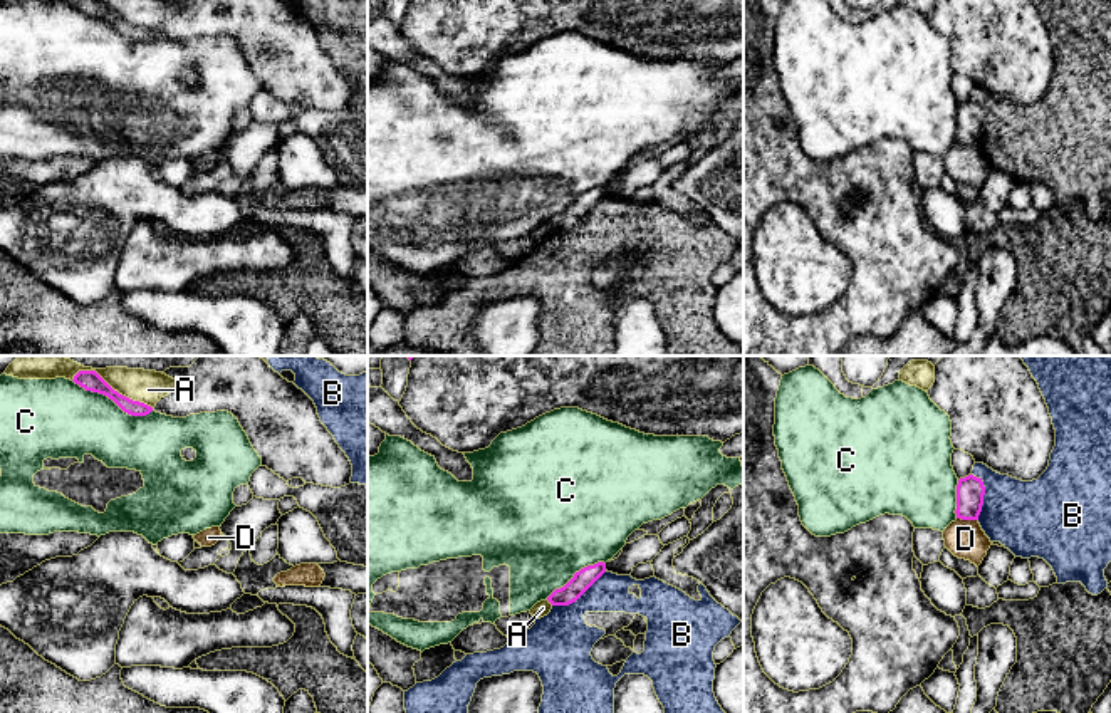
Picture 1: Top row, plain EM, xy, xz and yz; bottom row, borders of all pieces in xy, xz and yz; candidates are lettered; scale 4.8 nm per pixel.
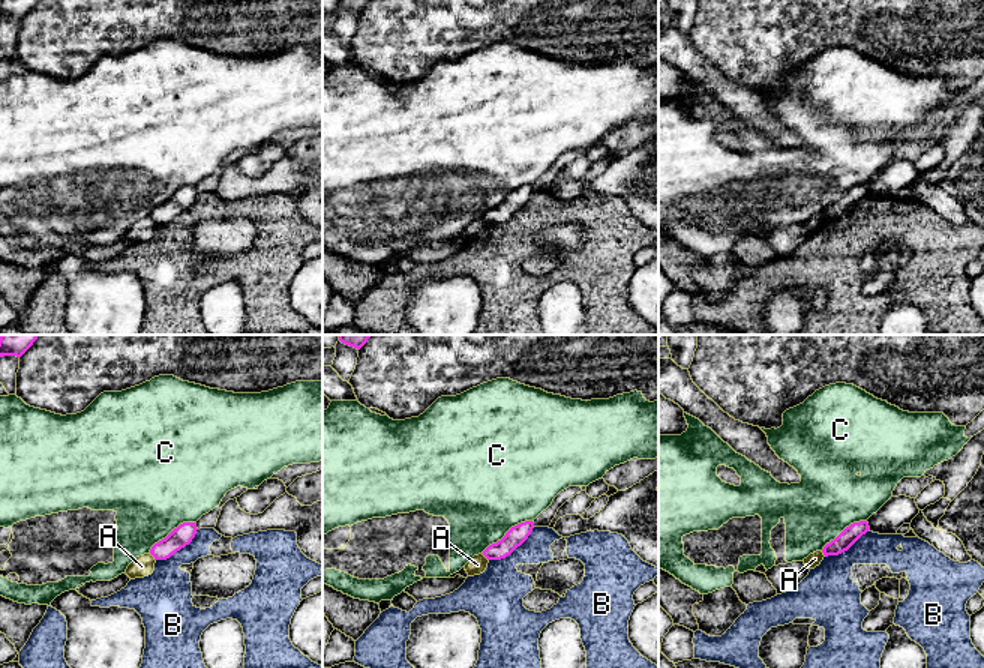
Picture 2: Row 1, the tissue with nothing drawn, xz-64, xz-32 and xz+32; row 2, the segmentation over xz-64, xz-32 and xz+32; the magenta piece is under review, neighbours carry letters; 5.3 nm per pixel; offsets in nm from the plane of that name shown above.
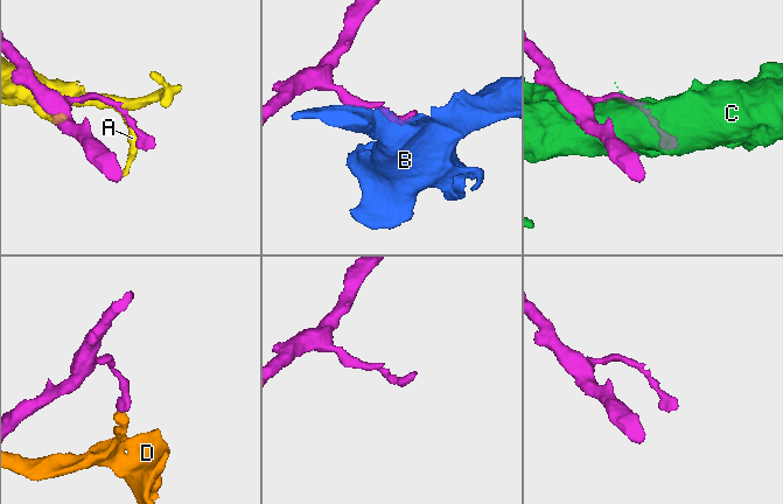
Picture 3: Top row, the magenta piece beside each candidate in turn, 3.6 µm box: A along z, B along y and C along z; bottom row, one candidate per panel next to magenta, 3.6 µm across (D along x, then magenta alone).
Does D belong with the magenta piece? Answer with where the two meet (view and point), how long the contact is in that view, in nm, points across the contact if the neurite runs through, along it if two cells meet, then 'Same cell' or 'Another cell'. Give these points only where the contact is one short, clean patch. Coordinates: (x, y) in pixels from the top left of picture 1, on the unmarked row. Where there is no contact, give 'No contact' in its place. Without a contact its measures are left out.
Touches magenta at yz (967, 143). Shared border 110 nm. Boundary: yz (957, 141), (977, 145). Another cell

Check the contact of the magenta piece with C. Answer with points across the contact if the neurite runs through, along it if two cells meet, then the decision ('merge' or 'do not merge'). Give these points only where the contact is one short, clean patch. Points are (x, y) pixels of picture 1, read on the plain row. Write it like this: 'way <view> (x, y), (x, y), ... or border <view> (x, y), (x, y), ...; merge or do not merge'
do not merge

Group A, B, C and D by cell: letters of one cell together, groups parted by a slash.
A / B / C / D

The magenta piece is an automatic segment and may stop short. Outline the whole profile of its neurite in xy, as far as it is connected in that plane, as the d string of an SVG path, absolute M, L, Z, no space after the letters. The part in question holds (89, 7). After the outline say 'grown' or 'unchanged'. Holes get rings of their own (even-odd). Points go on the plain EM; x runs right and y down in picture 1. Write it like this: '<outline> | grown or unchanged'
M74 0L76 8L84 12L86 15L99 17L112 23L124 37L131 40L146 40L153 35L151 30L133 25L117 15L114 15L101 0Z | unchanged

